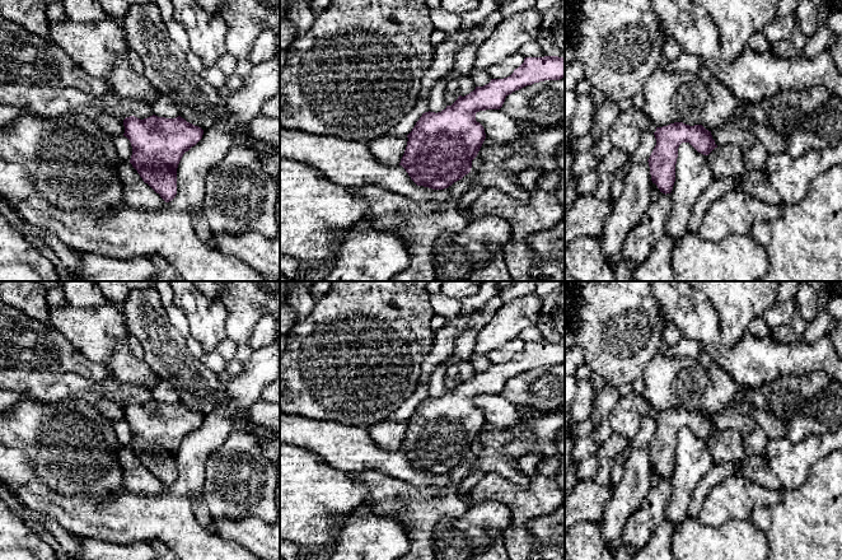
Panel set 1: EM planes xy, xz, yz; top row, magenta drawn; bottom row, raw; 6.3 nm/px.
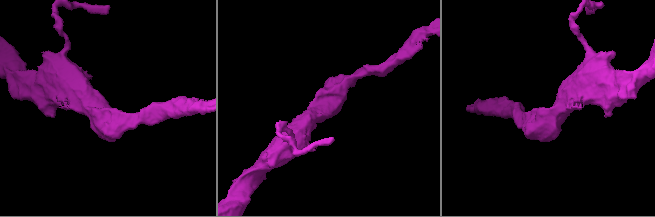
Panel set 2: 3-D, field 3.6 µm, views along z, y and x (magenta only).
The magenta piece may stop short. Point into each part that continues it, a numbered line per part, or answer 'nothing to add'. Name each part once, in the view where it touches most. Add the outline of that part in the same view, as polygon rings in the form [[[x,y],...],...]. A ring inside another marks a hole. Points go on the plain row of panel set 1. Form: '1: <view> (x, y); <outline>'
nothing to add

